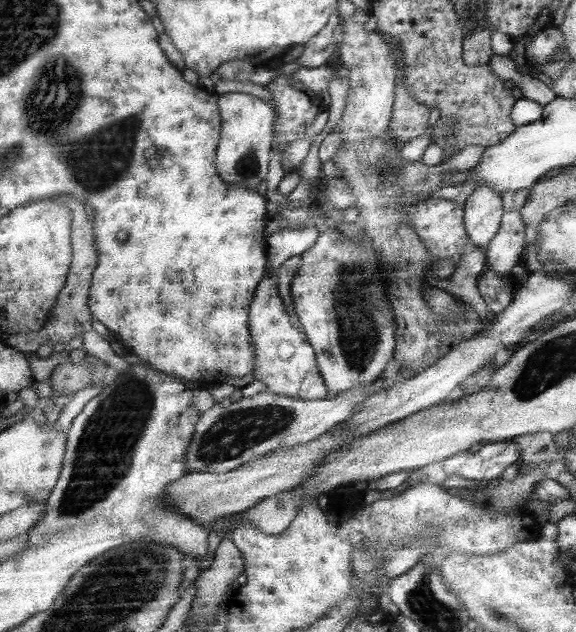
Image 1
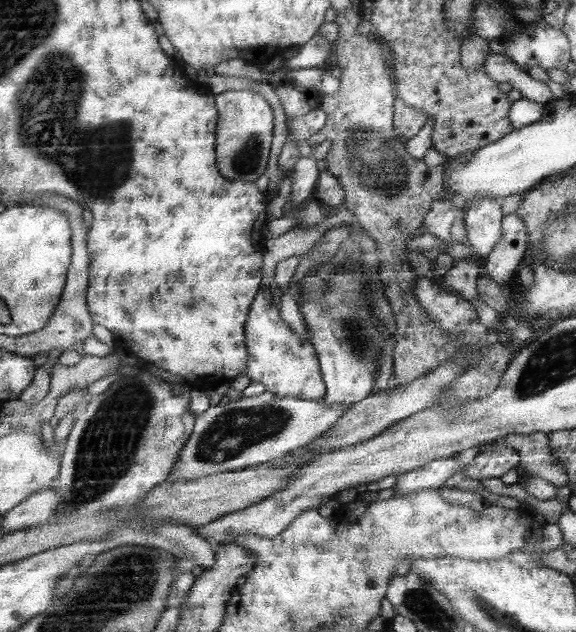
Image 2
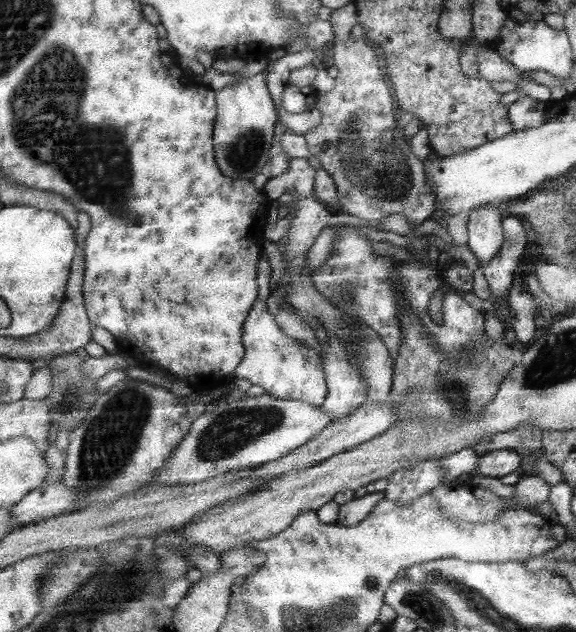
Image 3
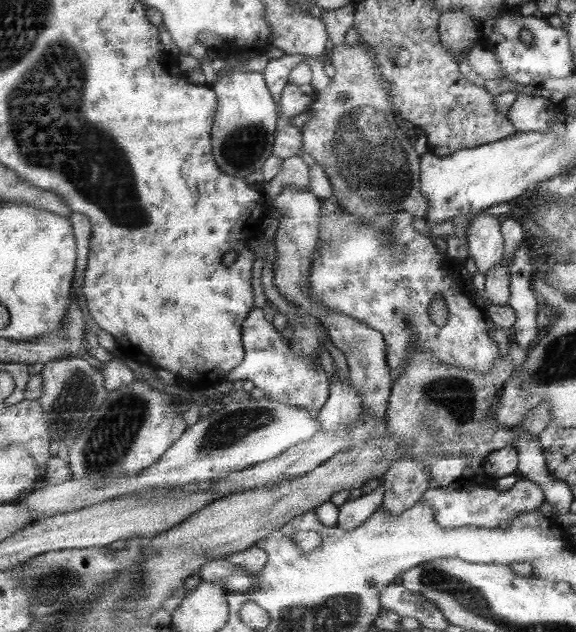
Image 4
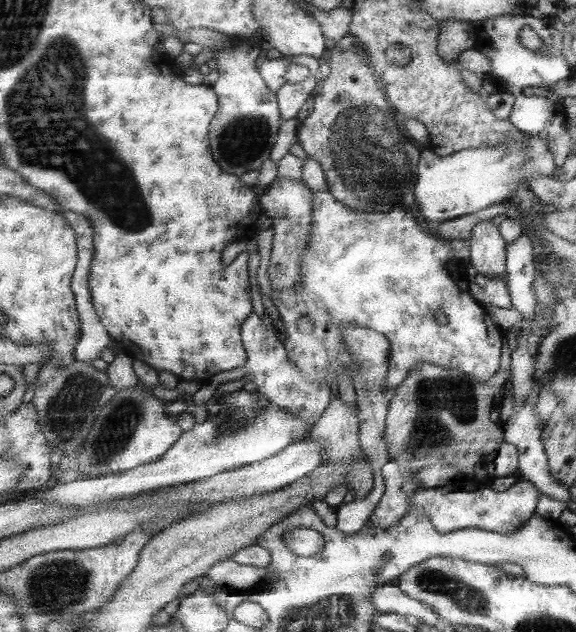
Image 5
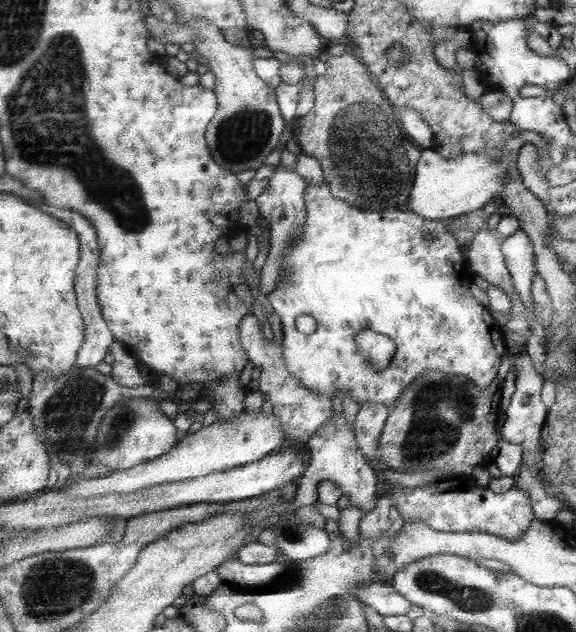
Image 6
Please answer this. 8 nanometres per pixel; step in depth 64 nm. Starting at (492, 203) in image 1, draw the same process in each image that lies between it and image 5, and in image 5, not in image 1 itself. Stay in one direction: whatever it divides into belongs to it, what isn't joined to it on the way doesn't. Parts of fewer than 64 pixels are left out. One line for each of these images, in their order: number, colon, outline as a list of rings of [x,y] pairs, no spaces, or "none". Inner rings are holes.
2: [[[495,196],[481,198],[471,208],[467,208],[467,216],[465,216],[467,238],[475,254],[481,256],[483,260],[491,256],[491,252],[497,248],[499,240],[503,238],[505,218],[507,218],[505,210],[501,208]]]
3: [[[497,204],[477,208],[469,216],[469,250],[479,260],[481,268],[487,268],[501,252],[505,244],[505,214]]]
4: [[[481,212],[467,232],[469,256],[473,258],[479,272],[489,274],[505,262],[505,234],[503,218]]]
5: [[[499,220],[477,224],[471,238],[469,264],[489,280],[501,278],[509,284],[509,242],[501,234]]]

